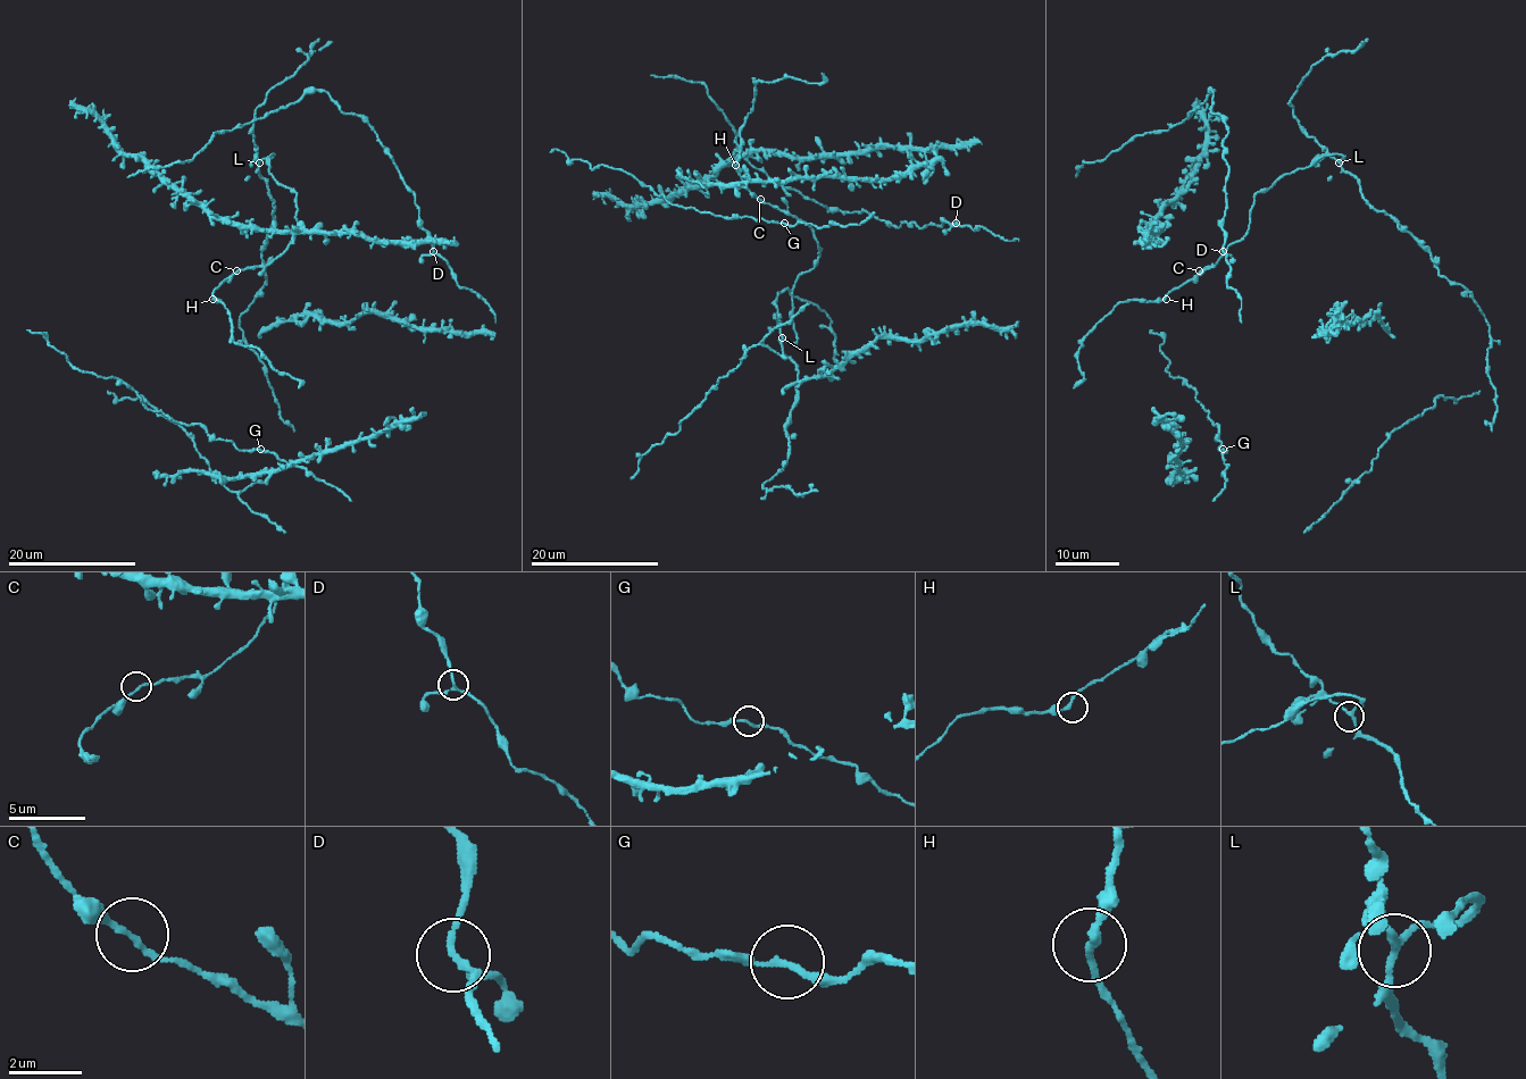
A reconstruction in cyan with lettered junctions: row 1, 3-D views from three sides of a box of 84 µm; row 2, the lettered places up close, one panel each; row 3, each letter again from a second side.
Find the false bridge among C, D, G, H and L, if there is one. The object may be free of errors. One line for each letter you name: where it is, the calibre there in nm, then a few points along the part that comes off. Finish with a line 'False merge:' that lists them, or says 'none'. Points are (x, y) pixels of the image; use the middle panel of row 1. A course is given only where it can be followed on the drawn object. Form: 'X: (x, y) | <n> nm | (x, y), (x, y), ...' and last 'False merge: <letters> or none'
False merge: none

